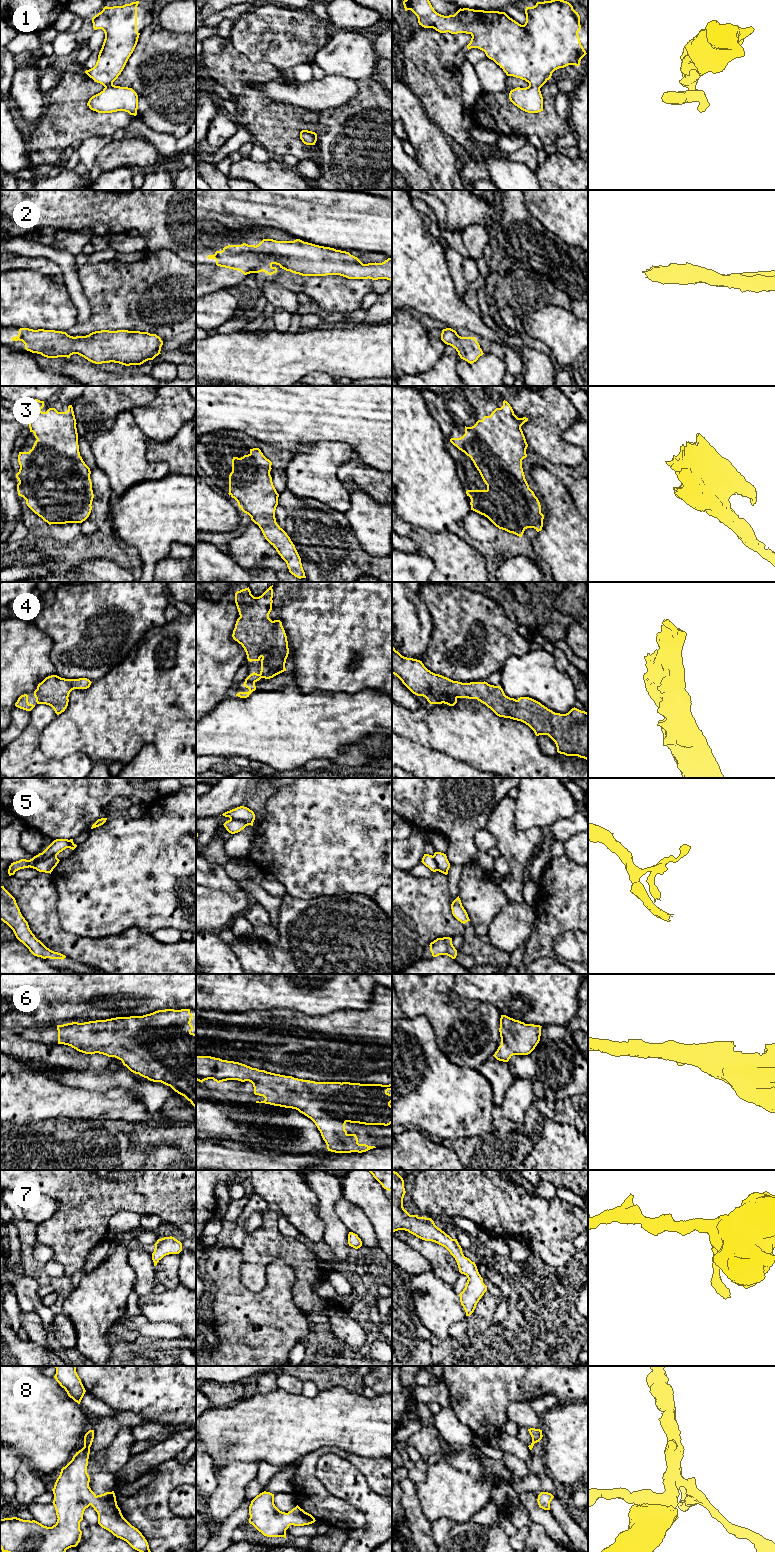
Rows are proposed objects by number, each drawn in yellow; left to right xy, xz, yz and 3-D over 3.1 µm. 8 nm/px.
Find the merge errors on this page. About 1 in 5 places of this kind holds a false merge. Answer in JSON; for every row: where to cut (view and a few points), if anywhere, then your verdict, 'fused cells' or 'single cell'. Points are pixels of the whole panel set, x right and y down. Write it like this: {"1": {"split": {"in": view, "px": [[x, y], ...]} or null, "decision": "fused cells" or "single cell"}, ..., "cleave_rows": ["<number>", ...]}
{"1": {"split": null, "decision": "single cell"}, "2": {"split": null, "decision": "single cell"}, "3": {"split": null, "decision": "single cell"}, "4": {"split": null, "decision": "single cell"}, "5": {"split": {"in": "xy", "px": [[56, 855], [43, 857], [30, 867]]}, "decision": "fused cells"}, "6": {"split": null, "decision": "single cell"}, "7": {"split": null, "decision": "single cell"}, "8": {"split": null, "decision": "single cell"}, "cleave_rows": ["5"]}

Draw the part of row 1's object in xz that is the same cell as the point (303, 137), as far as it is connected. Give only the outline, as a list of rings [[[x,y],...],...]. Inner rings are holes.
[[[302,130],[300,132],[300,139],[306,145],[315,145],[317,141],[317,134],[312,131]]]

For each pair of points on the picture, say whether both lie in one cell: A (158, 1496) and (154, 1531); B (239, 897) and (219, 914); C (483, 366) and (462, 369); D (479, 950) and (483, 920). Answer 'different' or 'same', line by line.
A: same
B: same
C: same
D: different

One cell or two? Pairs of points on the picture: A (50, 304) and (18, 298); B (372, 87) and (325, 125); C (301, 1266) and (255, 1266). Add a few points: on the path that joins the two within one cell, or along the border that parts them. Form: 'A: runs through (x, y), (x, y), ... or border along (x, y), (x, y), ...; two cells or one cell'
A: runs through (42, 304), (26, 299); one cell
B: runs through (363, 100), (338, 125); one cell
C: runs through (290, 1255), (266, 1255); one cell

